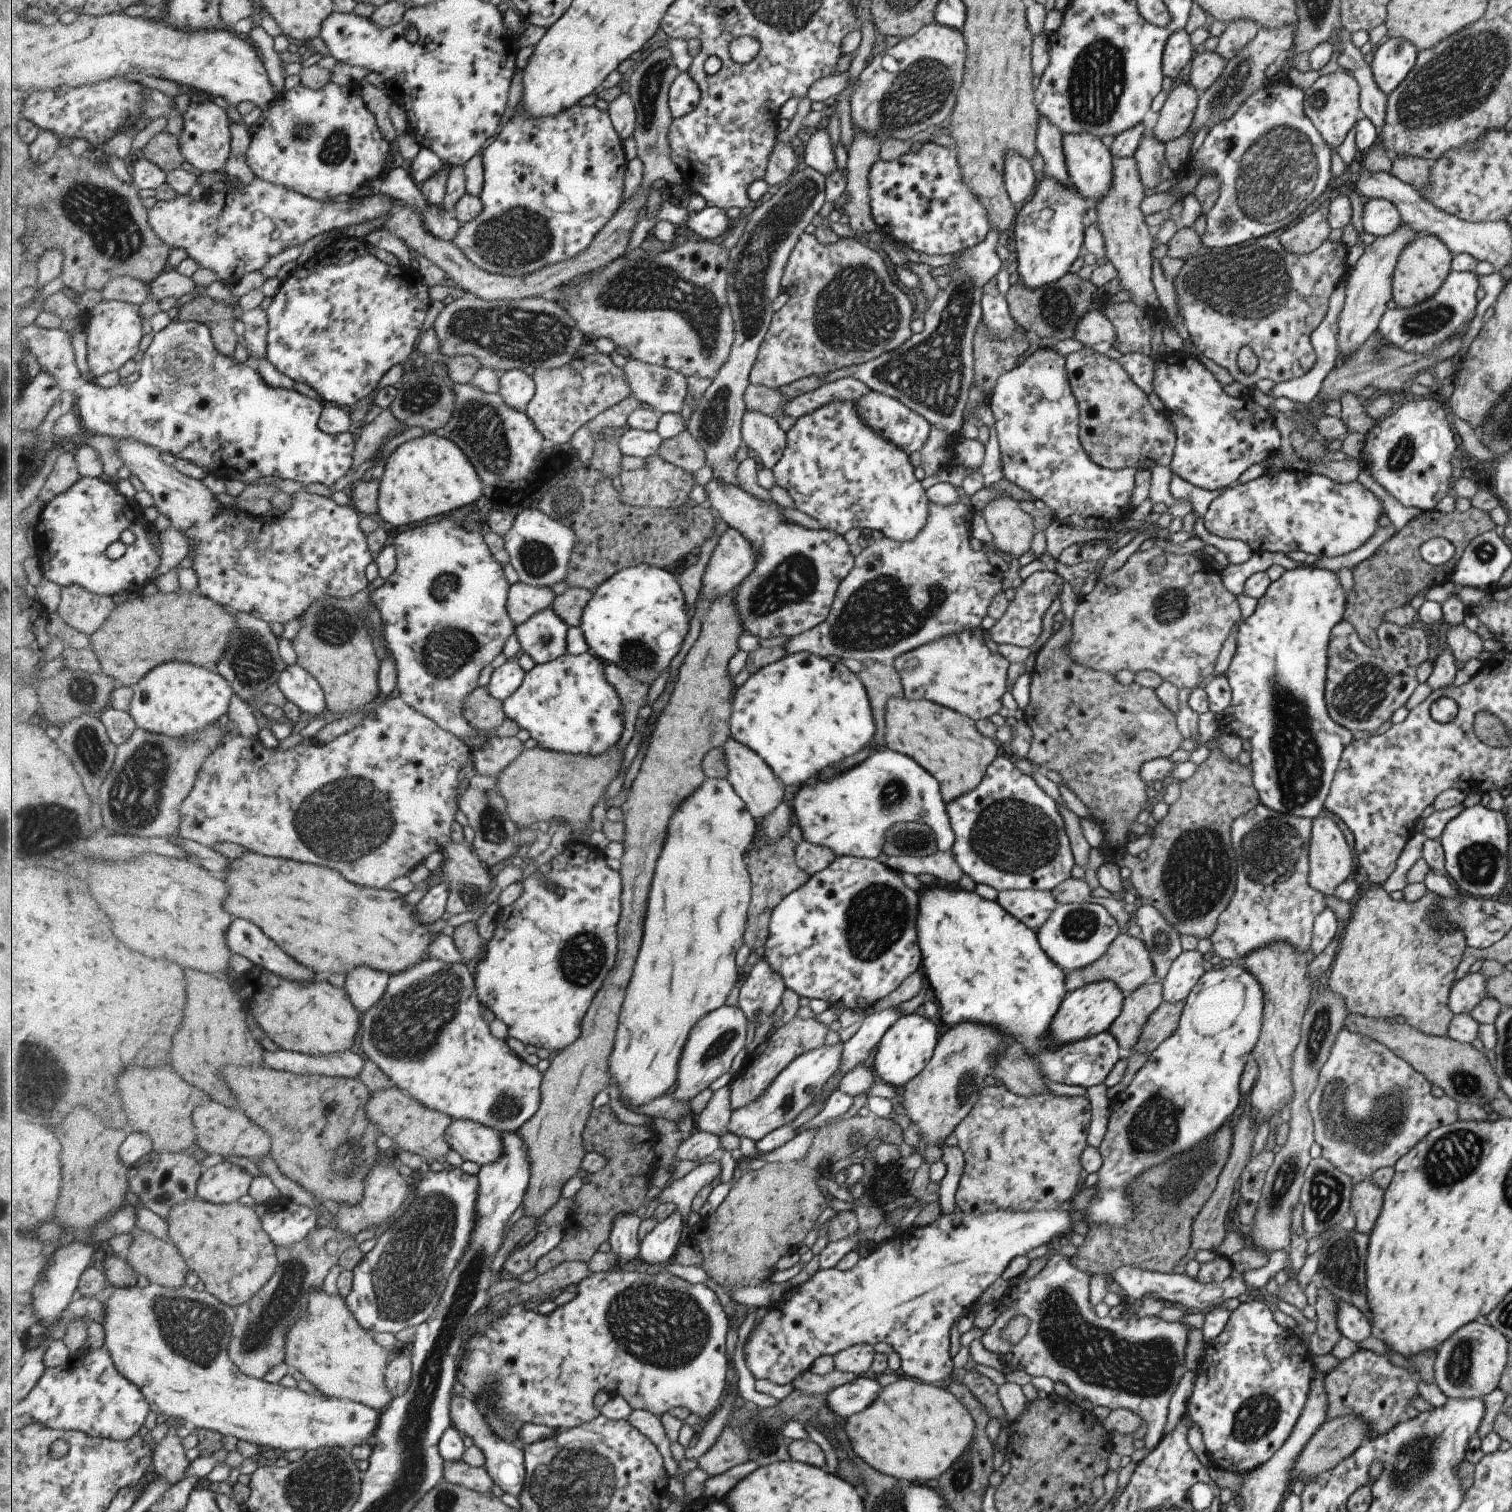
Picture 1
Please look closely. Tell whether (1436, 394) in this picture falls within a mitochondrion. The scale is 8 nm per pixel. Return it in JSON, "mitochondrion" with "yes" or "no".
{"mitochondrion":"no"}

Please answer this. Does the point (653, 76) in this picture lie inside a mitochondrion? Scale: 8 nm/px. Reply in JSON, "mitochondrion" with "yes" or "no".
{"mitochondrion":"yes"}

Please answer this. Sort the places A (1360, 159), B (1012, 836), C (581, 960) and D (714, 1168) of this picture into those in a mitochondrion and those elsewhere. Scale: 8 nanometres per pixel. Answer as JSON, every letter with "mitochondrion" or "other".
{"A":"other","B":"mitochondrion","C":"mitochondrion","D":"other"}

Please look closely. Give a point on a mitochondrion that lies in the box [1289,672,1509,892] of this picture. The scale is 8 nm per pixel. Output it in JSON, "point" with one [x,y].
{"point":[1479,861]}

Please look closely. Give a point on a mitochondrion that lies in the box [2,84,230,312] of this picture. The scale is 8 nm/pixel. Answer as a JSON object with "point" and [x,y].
{"point":[101,213]}

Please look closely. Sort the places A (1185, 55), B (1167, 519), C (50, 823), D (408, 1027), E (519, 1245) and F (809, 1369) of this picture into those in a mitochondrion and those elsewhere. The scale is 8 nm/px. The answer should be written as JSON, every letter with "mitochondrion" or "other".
{"A":"other","B":"other","C":"mitochondrion","D":"mitochondrion","E":"other","F":"other"}

